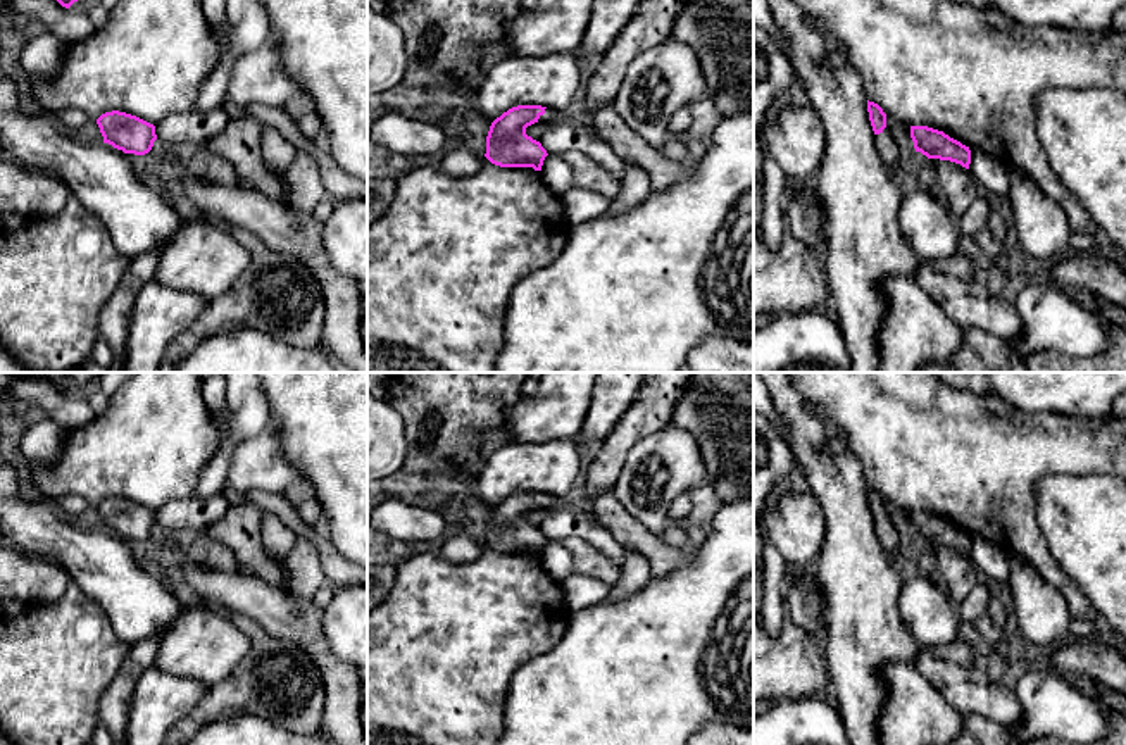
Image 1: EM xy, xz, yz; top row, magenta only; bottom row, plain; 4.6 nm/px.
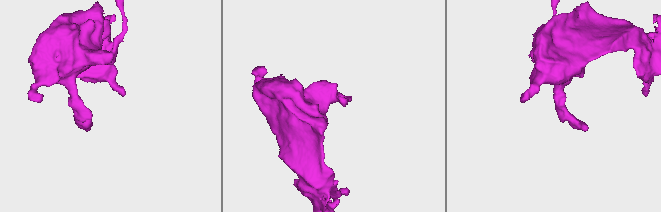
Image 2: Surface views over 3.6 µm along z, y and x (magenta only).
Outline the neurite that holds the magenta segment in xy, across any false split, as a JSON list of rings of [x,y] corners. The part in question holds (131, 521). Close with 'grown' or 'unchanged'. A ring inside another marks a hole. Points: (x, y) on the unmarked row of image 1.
[[[112,497],[97,505],[103,529],[124,540],[145,542],[157,526],[155,512],[126,498]]]; unchanged

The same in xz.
[[[517,491],[497,504],[486,523],[485,543],[500,554],[533,554],[541,557],[548,542],[540,528],[526,521],[526,514],[541,510],[557,510],[559,497],[541,491]]]; grown

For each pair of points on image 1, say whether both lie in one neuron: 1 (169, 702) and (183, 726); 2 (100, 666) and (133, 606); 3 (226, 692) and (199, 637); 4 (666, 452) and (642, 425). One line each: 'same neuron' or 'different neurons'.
1: different neurons
2: different neurons
3: different neurons
4: different neurons

